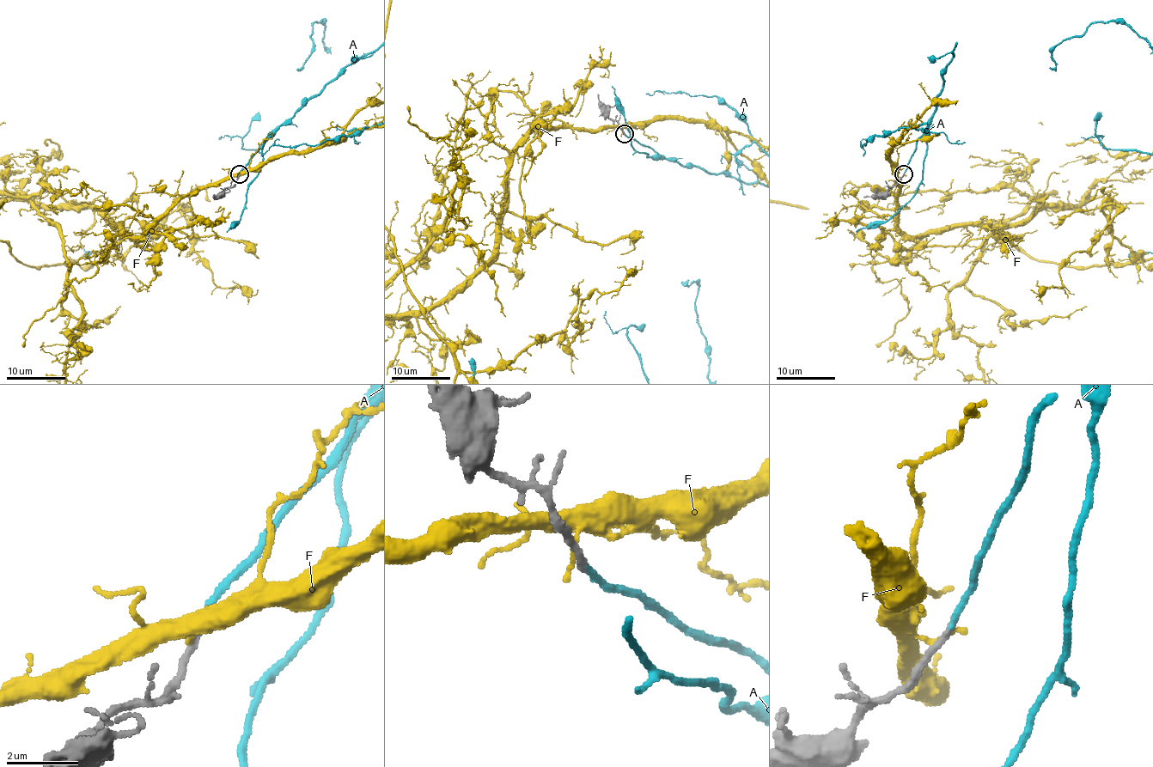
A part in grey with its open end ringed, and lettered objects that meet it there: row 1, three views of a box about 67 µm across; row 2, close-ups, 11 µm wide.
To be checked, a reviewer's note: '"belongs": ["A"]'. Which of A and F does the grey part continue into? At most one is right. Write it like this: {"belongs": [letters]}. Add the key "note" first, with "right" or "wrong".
{"note": "right", "belongs": ["A"]}

